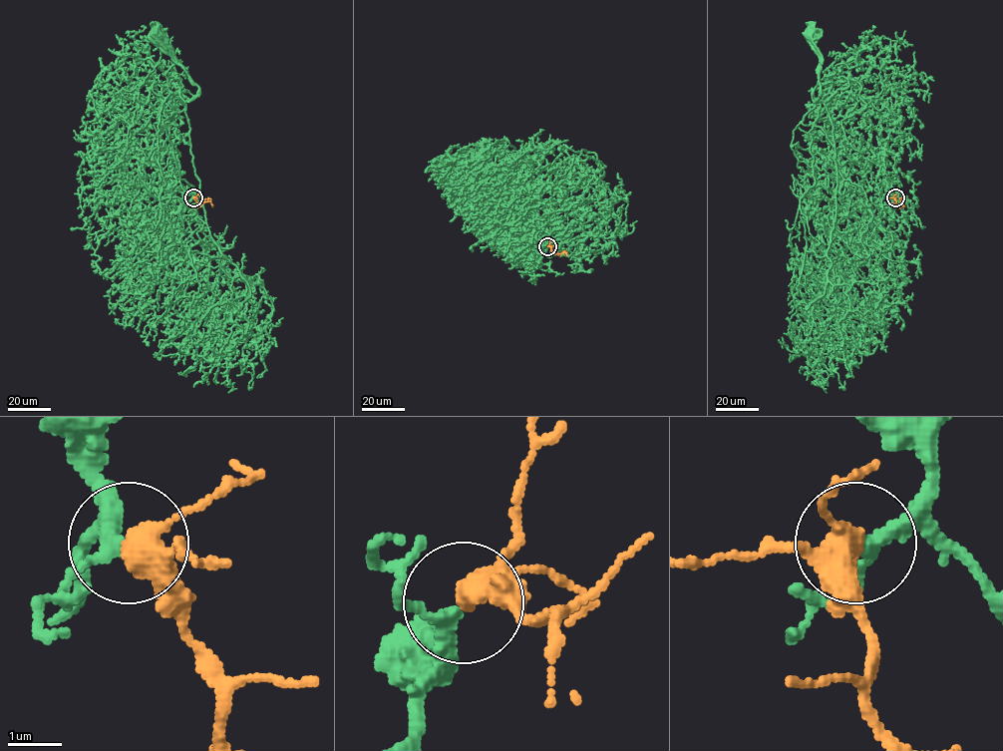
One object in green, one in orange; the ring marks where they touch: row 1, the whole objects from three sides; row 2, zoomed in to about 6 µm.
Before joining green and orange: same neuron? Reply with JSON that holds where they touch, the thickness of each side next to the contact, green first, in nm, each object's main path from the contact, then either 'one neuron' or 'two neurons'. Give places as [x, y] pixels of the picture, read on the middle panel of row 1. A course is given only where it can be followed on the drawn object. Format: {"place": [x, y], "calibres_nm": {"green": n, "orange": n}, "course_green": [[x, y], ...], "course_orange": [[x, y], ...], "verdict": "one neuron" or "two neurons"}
{"place": [547, 246], "calibres_nm": {"green": 240, "orange": 360}, "course_green": [[547, 247], [537, 254], [519, 244], [554, 218], [512, 166], [532, 187], [542, 168], [552, 171], [509, 163]], "course_orange": [[547, 246], [554, 253], [563, 252], [566, 255]], "verdict": "one neuron"}

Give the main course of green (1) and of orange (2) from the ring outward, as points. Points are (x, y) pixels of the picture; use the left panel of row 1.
1: (193, 197), (166, 208), (200, 205), (159, 125), (171, 93), (191, 100), (198, 87), (156, 36)
2: (193, 197), (197, 205), (209, 200), (212, 206)

